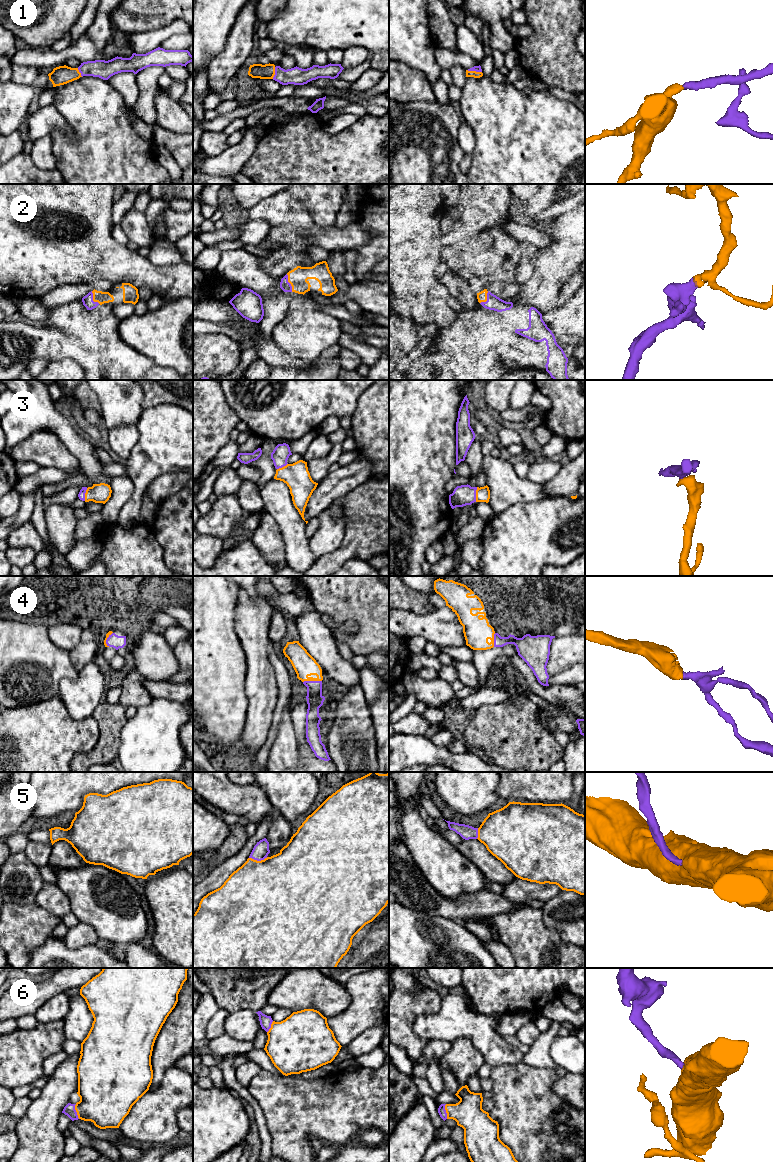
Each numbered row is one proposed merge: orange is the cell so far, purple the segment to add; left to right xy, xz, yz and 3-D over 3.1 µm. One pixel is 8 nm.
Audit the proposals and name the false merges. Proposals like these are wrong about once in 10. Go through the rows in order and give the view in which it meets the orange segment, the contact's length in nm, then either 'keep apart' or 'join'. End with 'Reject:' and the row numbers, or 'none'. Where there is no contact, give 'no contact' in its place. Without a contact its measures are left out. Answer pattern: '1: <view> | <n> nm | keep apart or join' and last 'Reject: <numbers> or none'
1: yz | 120 nm | join
2: xz | 150 nm | join
3: yz | 120 nm | join
4: xz | 150 nm | join
5: xz | 150 nm | join
6: xy | 120 nm | join
Reject: none

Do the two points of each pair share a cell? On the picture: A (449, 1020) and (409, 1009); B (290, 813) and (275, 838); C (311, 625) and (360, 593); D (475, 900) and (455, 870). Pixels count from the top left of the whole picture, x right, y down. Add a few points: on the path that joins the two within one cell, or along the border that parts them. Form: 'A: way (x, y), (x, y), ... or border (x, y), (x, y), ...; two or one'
A: border (442, 998), (437, 1012), (417, 1017), (417, 1035); two
B: border (278, 813), (291, 823); two
C: border (315, 609), (320, 613); two
D: border (486, 889), (462, 893), (452, 899), (447, 899); two

